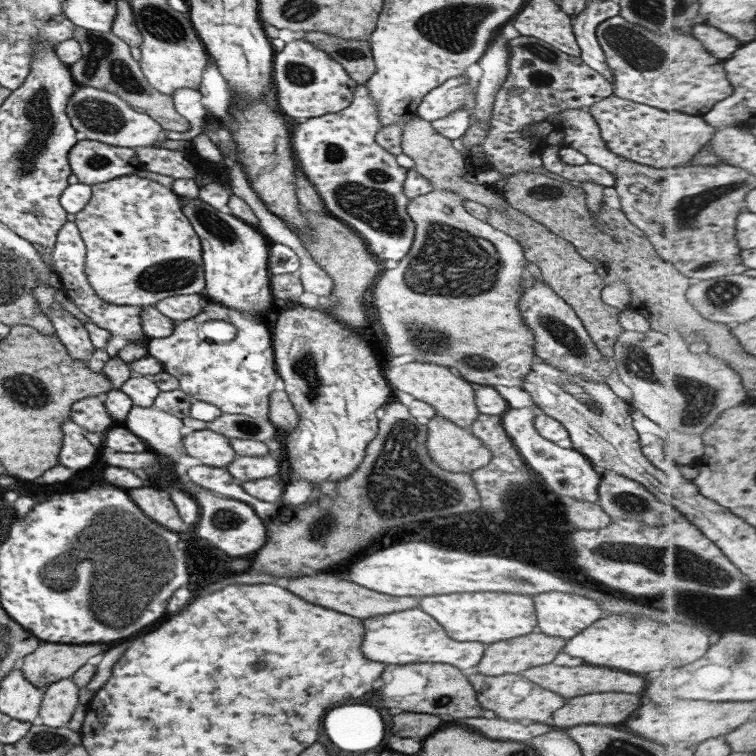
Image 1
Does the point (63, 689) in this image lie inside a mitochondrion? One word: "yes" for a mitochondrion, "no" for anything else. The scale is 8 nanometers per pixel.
no

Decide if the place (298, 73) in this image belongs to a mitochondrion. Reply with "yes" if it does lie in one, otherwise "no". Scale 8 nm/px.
yes

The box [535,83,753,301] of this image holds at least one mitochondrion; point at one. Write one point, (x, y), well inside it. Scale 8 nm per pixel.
(689, 208)

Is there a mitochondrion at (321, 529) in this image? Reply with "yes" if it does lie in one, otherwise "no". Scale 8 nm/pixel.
yes

